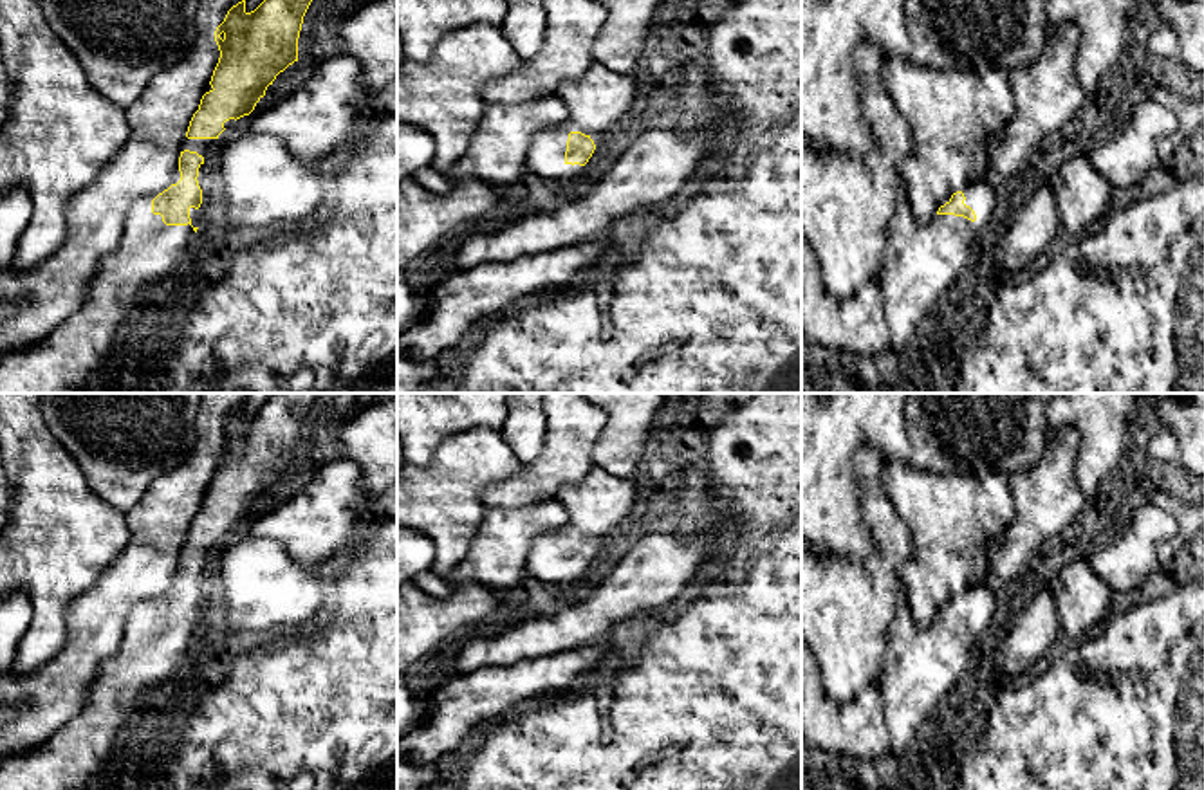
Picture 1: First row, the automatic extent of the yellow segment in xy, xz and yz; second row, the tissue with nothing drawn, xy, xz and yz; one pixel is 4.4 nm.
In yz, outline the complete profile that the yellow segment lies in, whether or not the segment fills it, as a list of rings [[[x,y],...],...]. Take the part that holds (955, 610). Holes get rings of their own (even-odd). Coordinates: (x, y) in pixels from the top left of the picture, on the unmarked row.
[[[987,581],[953,595],[930,626],[915,622],[903,590],[877,687],[895,756],[906,756],[940,700],[971,680],[978,635],[1000,617],[1002,602]]]

